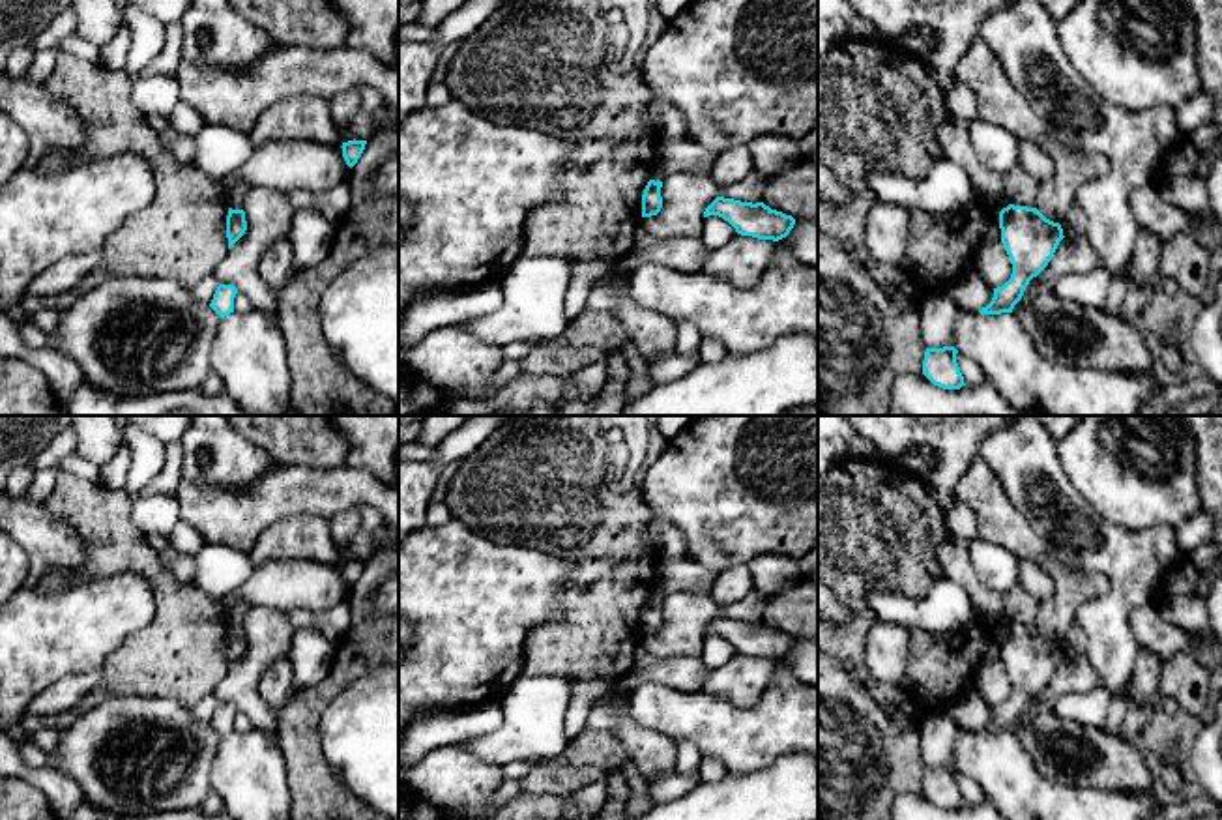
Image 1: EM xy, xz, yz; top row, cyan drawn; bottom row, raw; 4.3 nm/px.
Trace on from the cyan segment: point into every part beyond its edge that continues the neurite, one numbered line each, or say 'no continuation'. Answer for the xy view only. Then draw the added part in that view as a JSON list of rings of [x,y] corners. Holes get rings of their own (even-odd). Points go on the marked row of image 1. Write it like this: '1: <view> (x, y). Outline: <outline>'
1: xy (236, 195). Outline: [[[232,187],[226,193],[226,204],[228,204],[228,208],[232,208],[232,210],[243,210],[247,191],[249,191],[249,187]]]

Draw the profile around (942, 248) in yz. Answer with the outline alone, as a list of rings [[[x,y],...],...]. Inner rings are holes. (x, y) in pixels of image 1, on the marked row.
[[[975,191],[960,212],[932,215],[909,208],[908,258],[913,264],[913,285],[919,300],[930,292],[945,292],[969,268],[979,249],[992,240],[1001,242],[999,212]]]

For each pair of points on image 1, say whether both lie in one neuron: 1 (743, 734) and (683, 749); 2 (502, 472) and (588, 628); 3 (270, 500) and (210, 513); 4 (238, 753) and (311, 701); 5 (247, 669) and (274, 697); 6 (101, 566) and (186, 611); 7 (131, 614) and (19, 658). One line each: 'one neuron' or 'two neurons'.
1: two neurons
2: one neuron
3: one neuron
4: two neurons
5: two neurons
6: one neuron
7: one neuron

